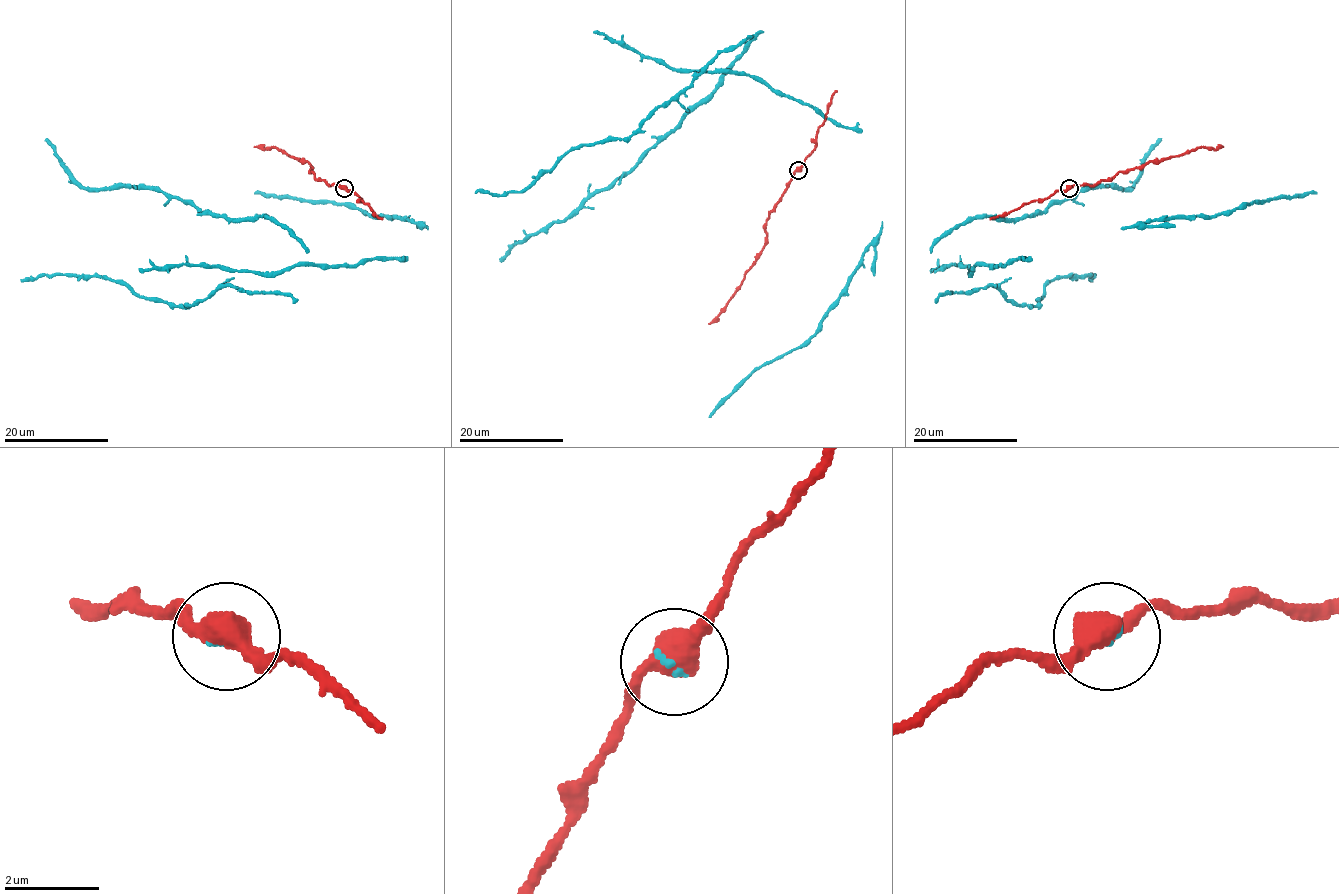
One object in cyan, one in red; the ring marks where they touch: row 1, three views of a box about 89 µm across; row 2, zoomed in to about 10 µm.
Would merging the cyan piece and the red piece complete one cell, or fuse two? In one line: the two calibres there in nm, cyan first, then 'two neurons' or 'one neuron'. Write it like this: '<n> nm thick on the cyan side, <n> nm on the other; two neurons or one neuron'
90 nm thick on the cyan side, 480 nm on the other; one neuron

